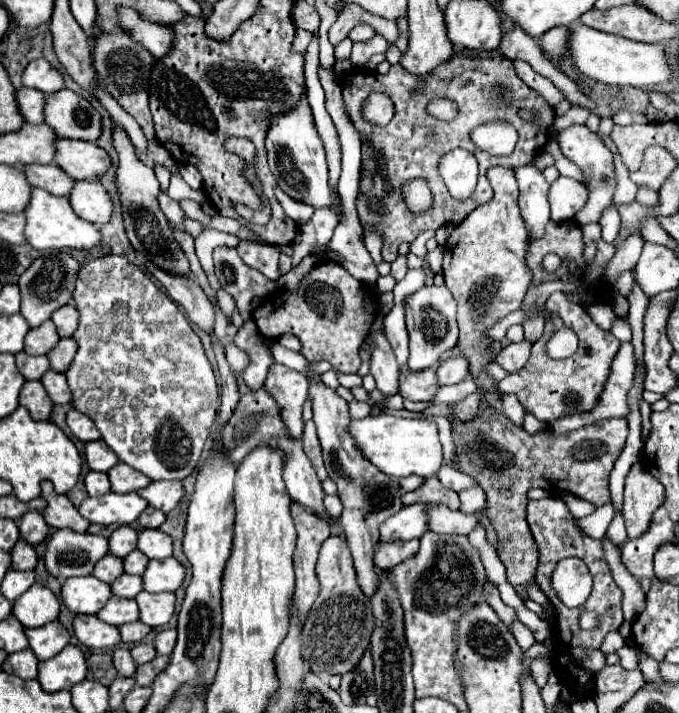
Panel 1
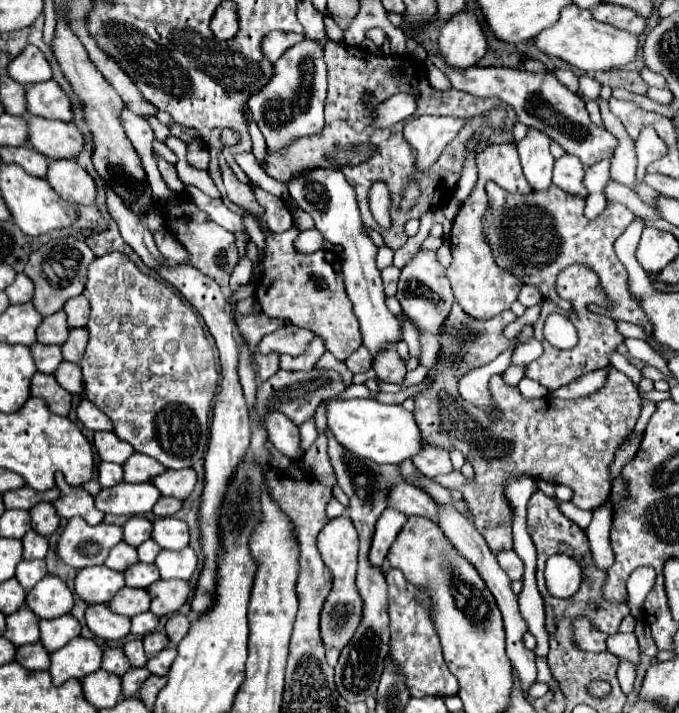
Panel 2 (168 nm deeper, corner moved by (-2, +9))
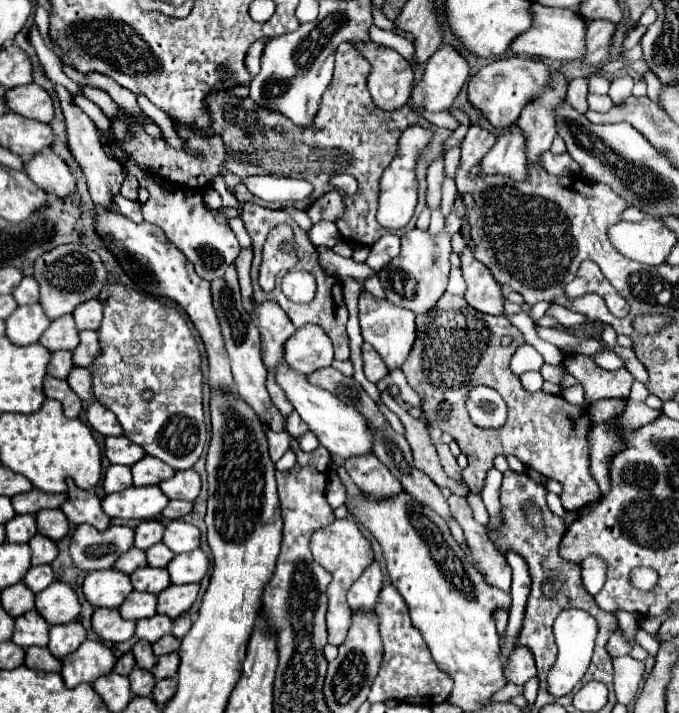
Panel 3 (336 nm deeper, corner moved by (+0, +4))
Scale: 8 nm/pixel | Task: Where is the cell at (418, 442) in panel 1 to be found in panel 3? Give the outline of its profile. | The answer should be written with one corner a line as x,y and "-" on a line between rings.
285,361
275,365
275,383
285,391
293,409
299,413
299,417
307,423
309,431
317,435
319,443
331,455
339,455
341,459
349,459
349,457
365,455
367,451
373,449
373,435
369,435
365,417
359,415
353,407
349,407
341,399
337,399
335,395
331,395
329,391
325,391
317,385
311,385
303,373
293,371

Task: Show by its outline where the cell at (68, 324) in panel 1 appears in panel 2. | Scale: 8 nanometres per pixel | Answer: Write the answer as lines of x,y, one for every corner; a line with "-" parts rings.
81,294
81,296
75,296
71,300
65,302
63,306
65,314
67,314
67,326
69,328
79,328
79,326
87,326
87,318
89,318
89,302
87,298

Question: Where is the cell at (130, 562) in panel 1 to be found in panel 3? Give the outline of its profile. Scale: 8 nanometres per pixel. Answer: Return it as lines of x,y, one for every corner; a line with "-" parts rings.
157,543
151,549
147,549
147,559
149,559
149,565
153,565
153,567
167,567
167,563
173,559
173,555
175,553
163,543

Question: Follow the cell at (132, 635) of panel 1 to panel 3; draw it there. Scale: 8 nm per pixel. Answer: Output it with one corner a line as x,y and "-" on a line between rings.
155,615
155,617
149,617
149,619
139,619
137,621
135,635
139,639
145,639
149,643
155,643
161,637
169,635
171,633
171,627
173,627
173,621
167,615

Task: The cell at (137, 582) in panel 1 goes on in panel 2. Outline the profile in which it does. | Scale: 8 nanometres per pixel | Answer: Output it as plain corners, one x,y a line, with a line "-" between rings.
143,562
129,566
123,572
123,576
125,576
125,584
131,588
147,588
159,580
159,572
155,570
155,564
143,564

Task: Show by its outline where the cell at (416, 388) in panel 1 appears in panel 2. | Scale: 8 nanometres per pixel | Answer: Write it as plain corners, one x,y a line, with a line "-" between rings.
387,350
387,354
381,354
379,358
375,358
373,368
377,372
377,378
391,384
403,384
407,374
405,360
397,354
397,350

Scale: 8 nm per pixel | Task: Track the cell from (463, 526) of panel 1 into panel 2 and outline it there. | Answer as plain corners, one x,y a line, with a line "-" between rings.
399,486
399,490
391,490
389,508
405,512
407,516
423,516
431,522
439,522
439,506
437,502
423,490
415,486

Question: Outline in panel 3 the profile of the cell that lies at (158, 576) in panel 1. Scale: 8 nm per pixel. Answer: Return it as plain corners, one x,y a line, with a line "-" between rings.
201,549
183,553
183,555
175,555
173,563
169,563
167,571
171,575
171,583
175,583
175,585
199,583
209,571
209,557

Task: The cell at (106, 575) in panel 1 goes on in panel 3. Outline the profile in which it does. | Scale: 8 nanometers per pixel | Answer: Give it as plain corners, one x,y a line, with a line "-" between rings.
131,547
125,555
121,555
121,559
117,559
115,569
131,575
135,569
145,567
145,565
147,565
147,555
145,555
145,551
141,551
141,549
137,549
137,547

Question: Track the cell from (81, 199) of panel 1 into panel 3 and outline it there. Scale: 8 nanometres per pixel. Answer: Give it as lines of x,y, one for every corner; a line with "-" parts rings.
43,149
27,159
23,171
37,187
41,187
49,195
65,197
75,191
75,177
71,175
71,169
51,149

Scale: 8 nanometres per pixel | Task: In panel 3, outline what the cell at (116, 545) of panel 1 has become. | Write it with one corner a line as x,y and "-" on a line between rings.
143,521
135,529
135,547
137,549
149,549
155,543
161,543
165,525
161,521

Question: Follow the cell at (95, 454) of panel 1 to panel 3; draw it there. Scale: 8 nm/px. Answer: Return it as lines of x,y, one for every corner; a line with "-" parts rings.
107,437
105,441
105,455
111,463
119,465
133,465
145,457
145,451
129,441
127,437

